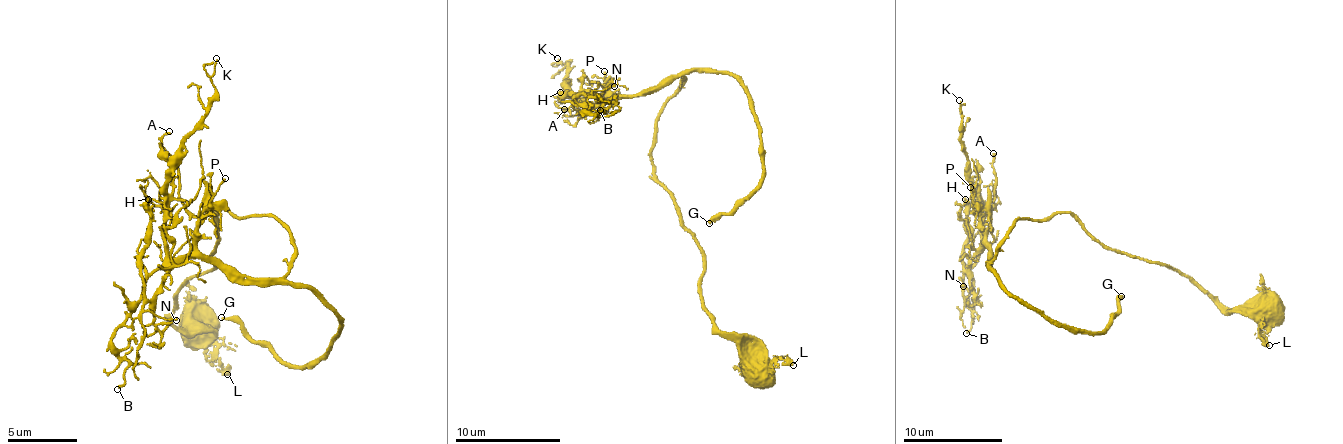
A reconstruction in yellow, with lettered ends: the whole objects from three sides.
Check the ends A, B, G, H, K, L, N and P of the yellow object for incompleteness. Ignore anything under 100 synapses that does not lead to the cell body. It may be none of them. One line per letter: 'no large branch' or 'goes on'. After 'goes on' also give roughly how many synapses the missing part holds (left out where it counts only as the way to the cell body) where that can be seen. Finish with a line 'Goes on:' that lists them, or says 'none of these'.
A: no large branch
B: no large branch
G: goes on | 100 syn
H: no large branch
K: no large branch
L: no large branch
N: no large branch
P: no large branch
Goes on: G

